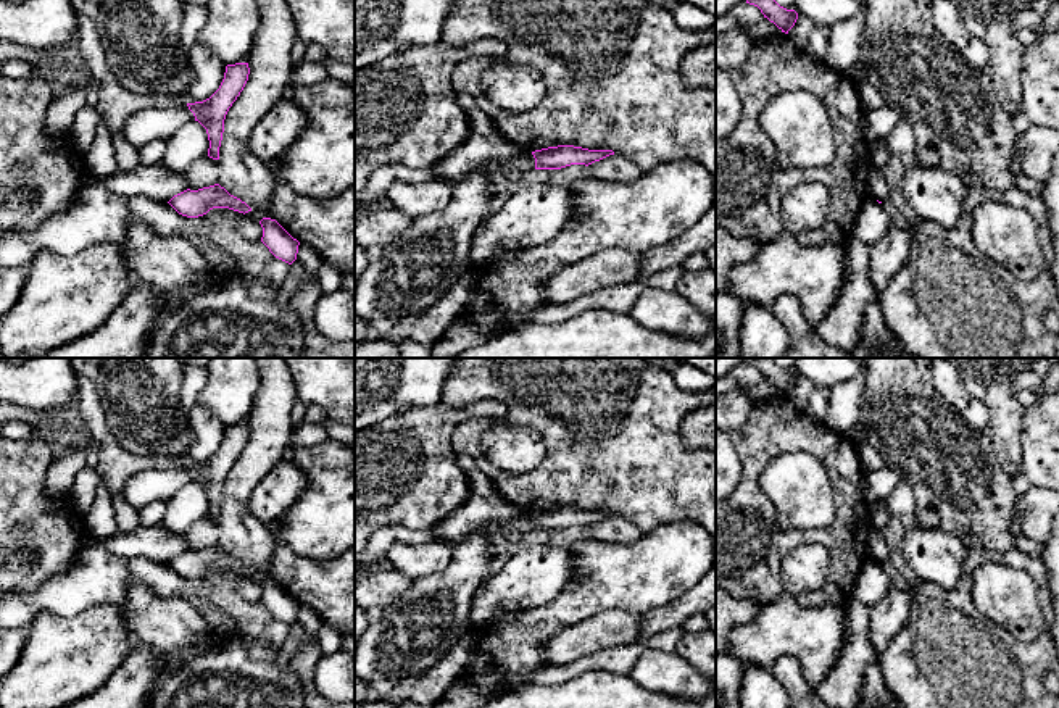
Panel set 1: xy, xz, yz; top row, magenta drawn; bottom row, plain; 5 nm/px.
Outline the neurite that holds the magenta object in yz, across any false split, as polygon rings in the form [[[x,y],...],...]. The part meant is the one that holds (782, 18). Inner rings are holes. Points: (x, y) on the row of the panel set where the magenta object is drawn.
[[[746,0],[746,3],[758,6],[764,18],[774,23],[785,34],[788,34],[798,19],[798,13],[795,10],[787,10],[775,0]]]

